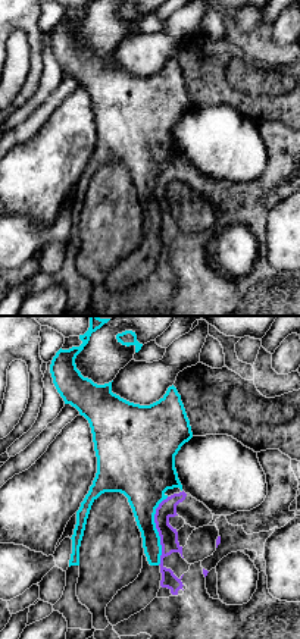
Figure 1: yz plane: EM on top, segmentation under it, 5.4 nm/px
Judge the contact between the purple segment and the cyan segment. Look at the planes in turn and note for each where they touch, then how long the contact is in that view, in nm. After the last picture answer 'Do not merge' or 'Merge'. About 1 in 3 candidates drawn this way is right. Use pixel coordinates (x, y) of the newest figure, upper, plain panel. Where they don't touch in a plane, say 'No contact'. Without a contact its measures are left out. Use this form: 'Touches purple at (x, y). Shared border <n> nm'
Touches purple at (158, 201). Shared border 380 nm

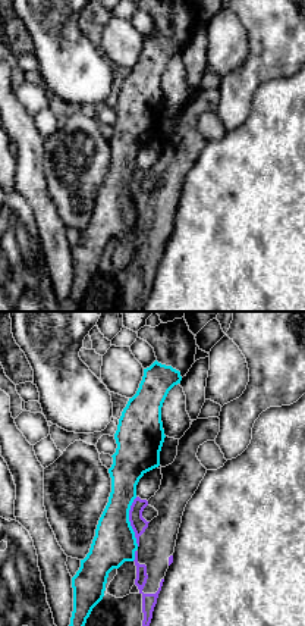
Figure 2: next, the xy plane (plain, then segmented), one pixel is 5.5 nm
Touches purple at (129, 191). Shared border 280 nm

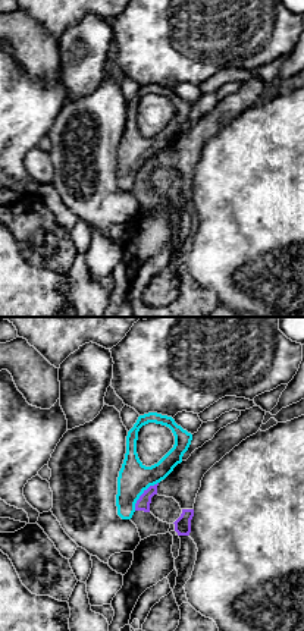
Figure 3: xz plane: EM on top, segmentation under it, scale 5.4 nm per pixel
Touches purple at (141, 166). Shared border 200 nm

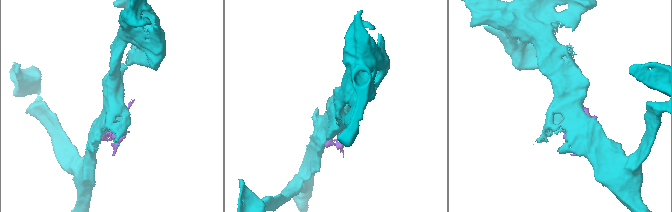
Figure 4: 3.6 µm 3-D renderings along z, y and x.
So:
Do not merge

